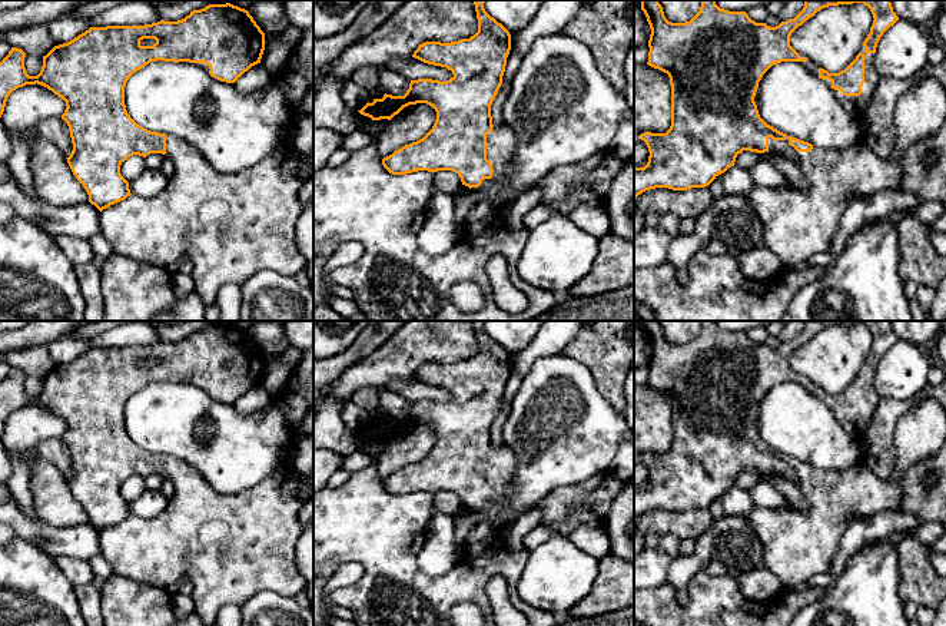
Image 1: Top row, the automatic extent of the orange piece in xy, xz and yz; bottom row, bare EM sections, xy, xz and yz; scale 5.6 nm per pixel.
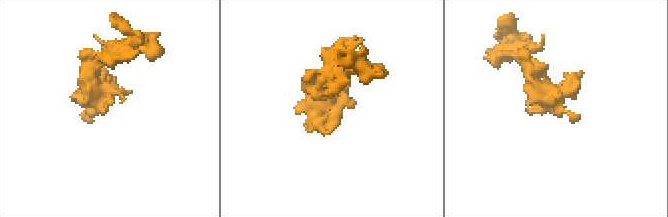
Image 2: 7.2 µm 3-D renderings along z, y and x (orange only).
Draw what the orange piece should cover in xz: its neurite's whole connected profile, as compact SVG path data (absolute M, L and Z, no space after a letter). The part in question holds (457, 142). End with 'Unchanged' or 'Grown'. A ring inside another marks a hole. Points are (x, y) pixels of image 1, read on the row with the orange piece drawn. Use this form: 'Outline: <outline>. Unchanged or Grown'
Outline: M474 0L478 19L478 32L474 36L451 43L425 42L412 54L424 63L451 70L454 76L449 80L411 80L404 96L385 93L382 99L374 99L372 103L368 102L358 110L372 120L391 120L409 105L426 103L435 109L437 120L422 139L405 145L382 159L382 165L389 173L452 170L461 178L462 185L471 189L502 182L505 175L512 170L517 148L515 133L504 123L494 125L491 116L491 105L502 85L511 50L511 34L485 11L484 3L485 0Z. Grown

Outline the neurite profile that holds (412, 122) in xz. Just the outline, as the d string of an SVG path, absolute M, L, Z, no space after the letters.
M416 103L404 107L395 115L386 129L374 139L381 159L392 155L405 145L422 139L434 126L437 112L426 103Z

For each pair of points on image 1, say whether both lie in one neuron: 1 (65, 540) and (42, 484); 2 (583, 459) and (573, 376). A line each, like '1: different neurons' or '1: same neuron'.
1: different neurons
2: same neuron

